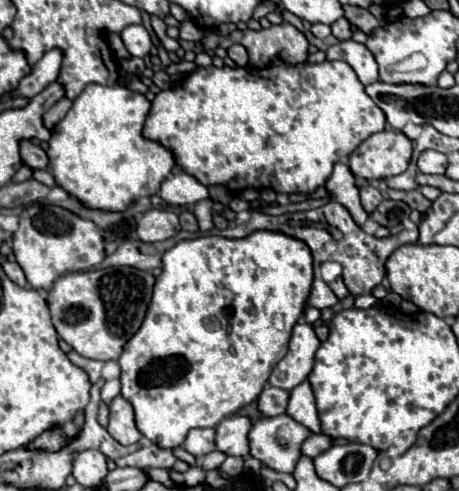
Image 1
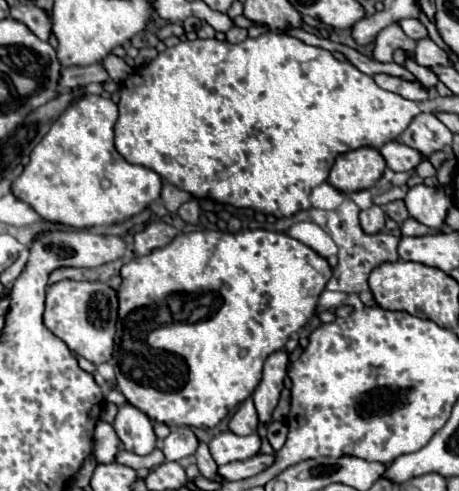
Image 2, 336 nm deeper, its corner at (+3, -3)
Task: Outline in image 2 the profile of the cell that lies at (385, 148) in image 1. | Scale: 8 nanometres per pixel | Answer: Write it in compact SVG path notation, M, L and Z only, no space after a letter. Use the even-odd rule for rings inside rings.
M356 148L348 154L340 154L330 170L328 182L342 192L356 192L372 188L384 174L386 162L382 154L372 148Z

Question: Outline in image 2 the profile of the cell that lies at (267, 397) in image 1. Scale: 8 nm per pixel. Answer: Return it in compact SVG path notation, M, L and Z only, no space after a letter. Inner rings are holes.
M246 398L242 402L242 406L238 408L238 412L232 416L228 428L234 434L240 434L240 436L246 436L246 434L254 434L256 432L256 428L258 428L258 412L254 408L252 398Z

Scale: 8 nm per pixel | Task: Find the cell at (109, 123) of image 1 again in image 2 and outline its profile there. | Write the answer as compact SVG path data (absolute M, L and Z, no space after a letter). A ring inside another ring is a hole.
M86 94L52 124L50 132L32 150L24 172L14 180L12 192L28 202L44 220L60 222L74 228L90 228L100 224L116 224L136 216L150 206L162 190L162 178L144 166L128 164L114 148L114 124L118 120L118 106L110 98Z

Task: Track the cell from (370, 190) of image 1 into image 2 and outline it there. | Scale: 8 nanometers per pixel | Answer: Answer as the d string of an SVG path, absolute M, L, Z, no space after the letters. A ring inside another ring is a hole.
M370 206L366 210L360 212L360 224L362 230L368 234L376 234L384 230L384 222L386 222L386 214L380 206Z

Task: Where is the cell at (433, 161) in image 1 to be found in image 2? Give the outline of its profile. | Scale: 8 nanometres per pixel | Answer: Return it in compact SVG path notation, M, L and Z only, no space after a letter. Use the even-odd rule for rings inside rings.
M388 142L380 148L380 154L384 156L388 168L392 168L394 172L408 172L408 170L414 170L420 162L424 162L426 158L410 148L410 146L404 146L400 142Z

